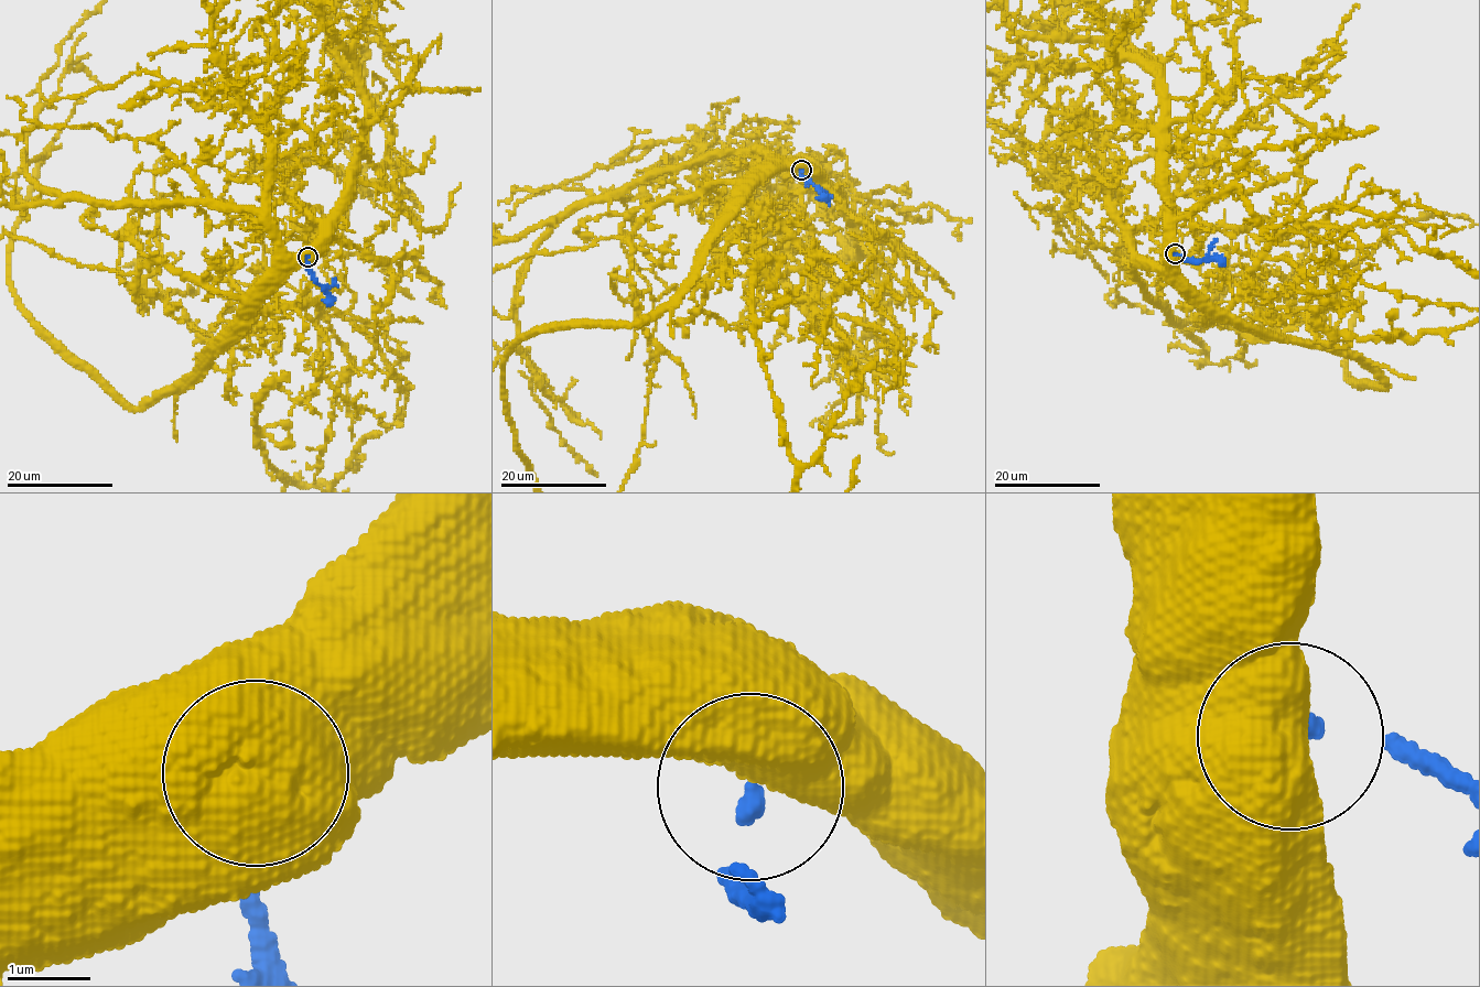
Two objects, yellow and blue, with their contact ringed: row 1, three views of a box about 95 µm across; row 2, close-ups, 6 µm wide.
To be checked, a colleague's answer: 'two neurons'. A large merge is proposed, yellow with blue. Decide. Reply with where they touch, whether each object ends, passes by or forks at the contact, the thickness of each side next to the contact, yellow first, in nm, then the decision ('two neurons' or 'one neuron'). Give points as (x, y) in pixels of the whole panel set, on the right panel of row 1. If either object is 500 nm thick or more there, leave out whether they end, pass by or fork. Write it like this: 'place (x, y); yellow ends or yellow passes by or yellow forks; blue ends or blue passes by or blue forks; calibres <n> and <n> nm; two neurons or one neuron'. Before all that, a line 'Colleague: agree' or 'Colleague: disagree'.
Colleague: disagree
place (1175, 253); calibres 550 and 170 nm; one neuron

